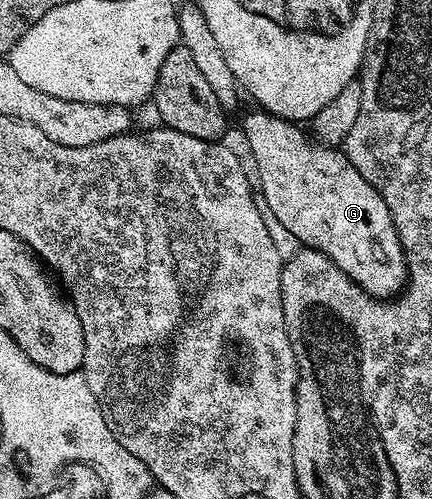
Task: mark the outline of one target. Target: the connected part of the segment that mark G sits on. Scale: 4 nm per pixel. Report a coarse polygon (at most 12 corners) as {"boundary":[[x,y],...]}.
{"boundary":[[261,109],[257,186],[373,299],[406,286],[384,197],[345,150]]}

